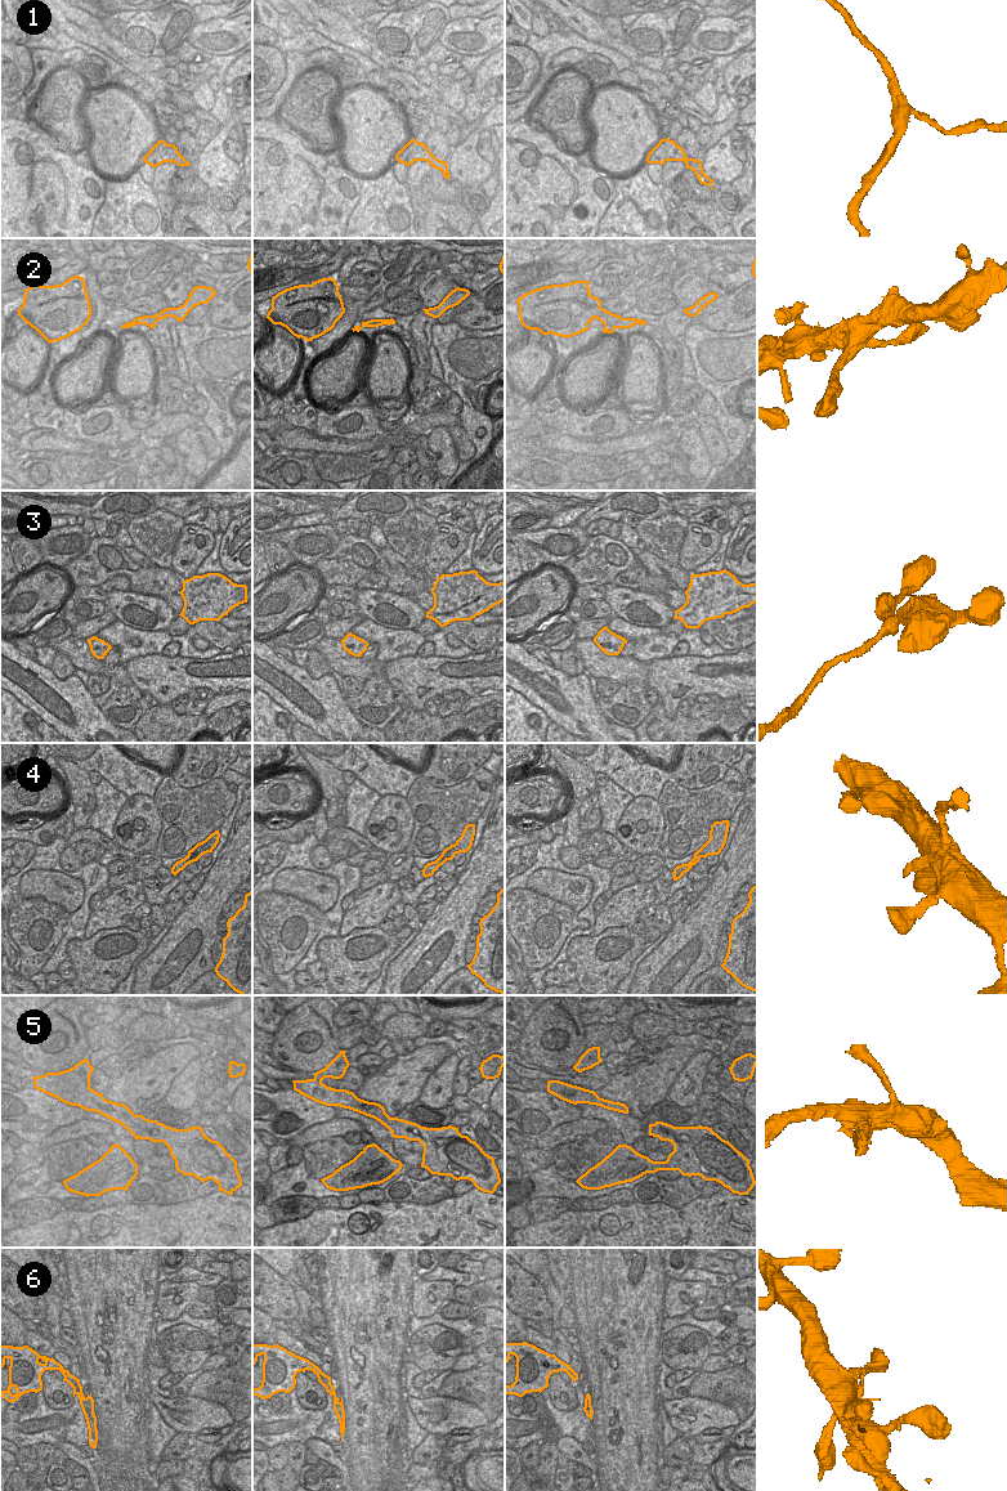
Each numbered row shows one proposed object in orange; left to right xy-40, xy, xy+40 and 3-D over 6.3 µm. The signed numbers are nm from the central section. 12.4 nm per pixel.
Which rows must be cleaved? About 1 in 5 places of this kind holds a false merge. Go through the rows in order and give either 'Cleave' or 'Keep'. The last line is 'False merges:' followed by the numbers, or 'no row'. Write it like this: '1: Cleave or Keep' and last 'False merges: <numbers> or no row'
1: Keep
2: Keep
3: Keep
4: Cleave
5: Keep
6: Keep
False merges: 4.

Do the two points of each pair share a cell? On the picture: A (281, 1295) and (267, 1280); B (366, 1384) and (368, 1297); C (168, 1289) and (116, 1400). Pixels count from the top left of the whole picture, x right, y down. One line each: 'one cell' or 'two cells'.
A: one cell
B: one cell
C: two cells

